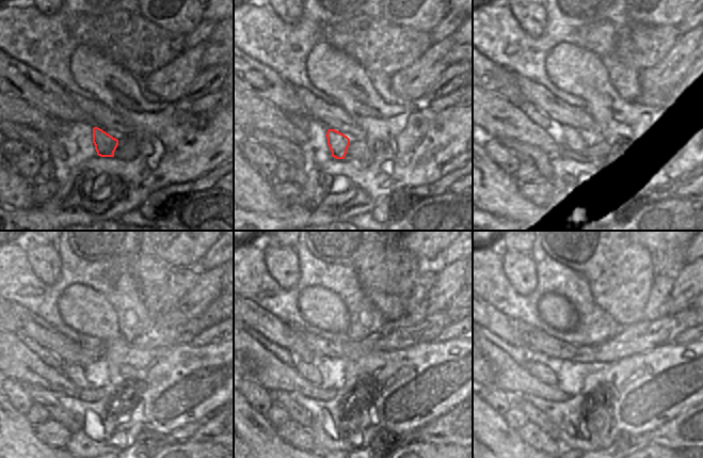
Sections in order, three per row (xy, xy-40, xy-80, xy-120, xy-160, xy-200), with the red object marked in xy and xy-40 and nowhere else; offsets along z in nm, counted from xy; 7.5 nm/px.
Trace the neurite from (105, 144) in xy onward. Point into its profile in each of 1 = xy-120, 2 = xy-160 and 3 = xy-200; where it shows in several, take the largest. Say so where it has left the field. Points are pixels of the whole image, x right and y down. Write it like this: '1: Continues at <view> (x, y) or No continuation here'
1: Continues at xy-120 (75, 373)
2: Continues at xy-160 (309, 372)
3: Continues at xy-200 (538, 367).

